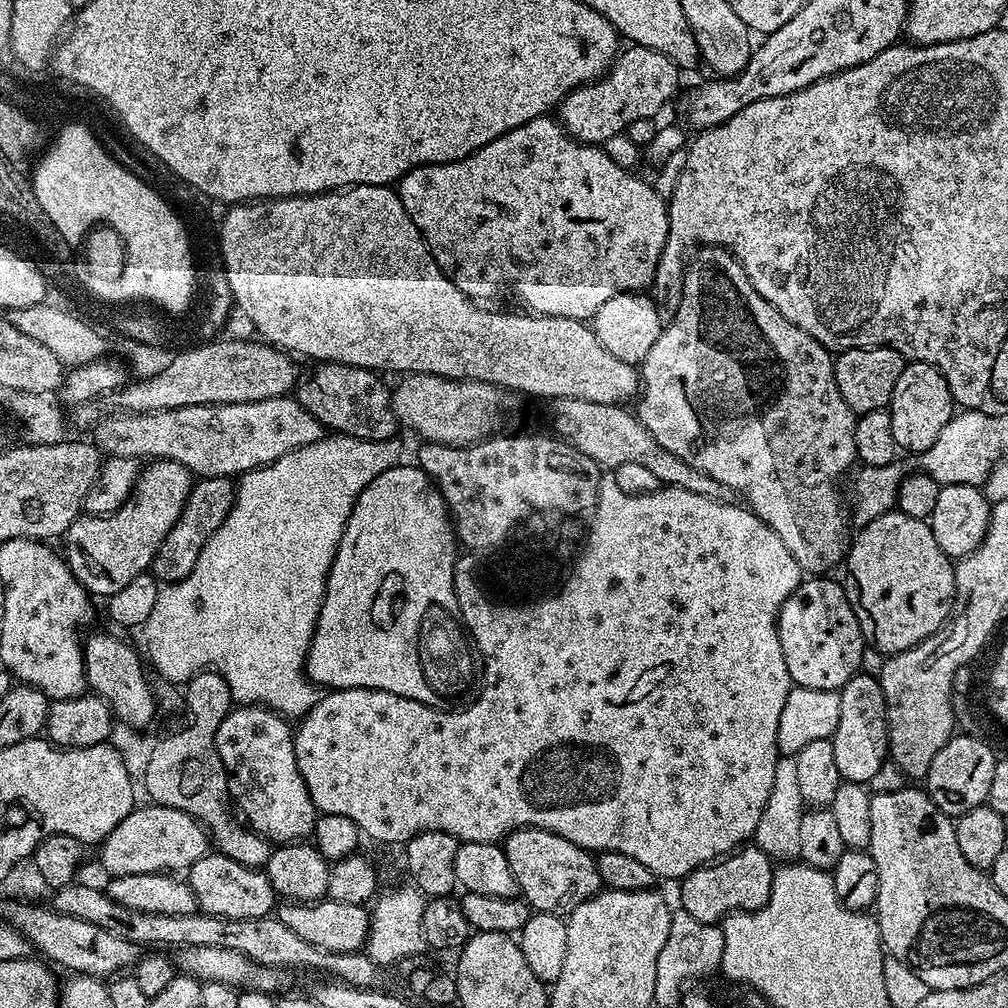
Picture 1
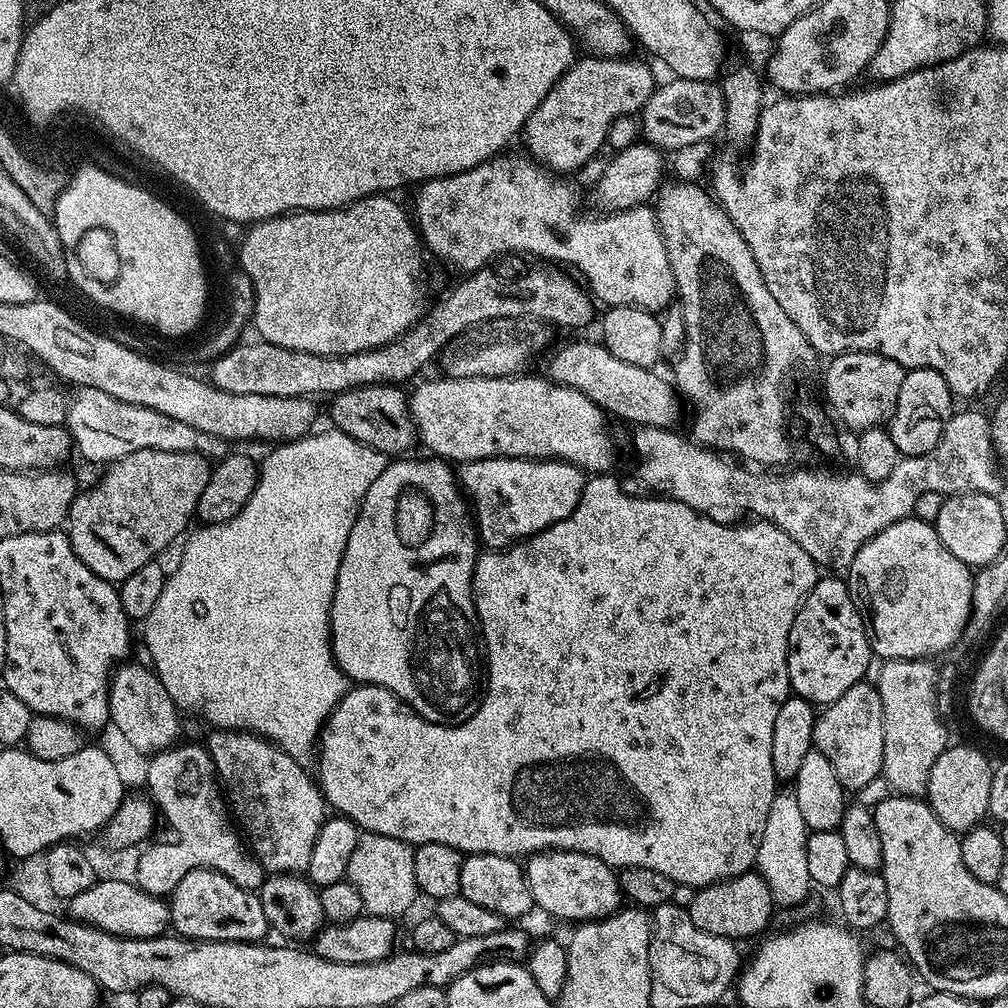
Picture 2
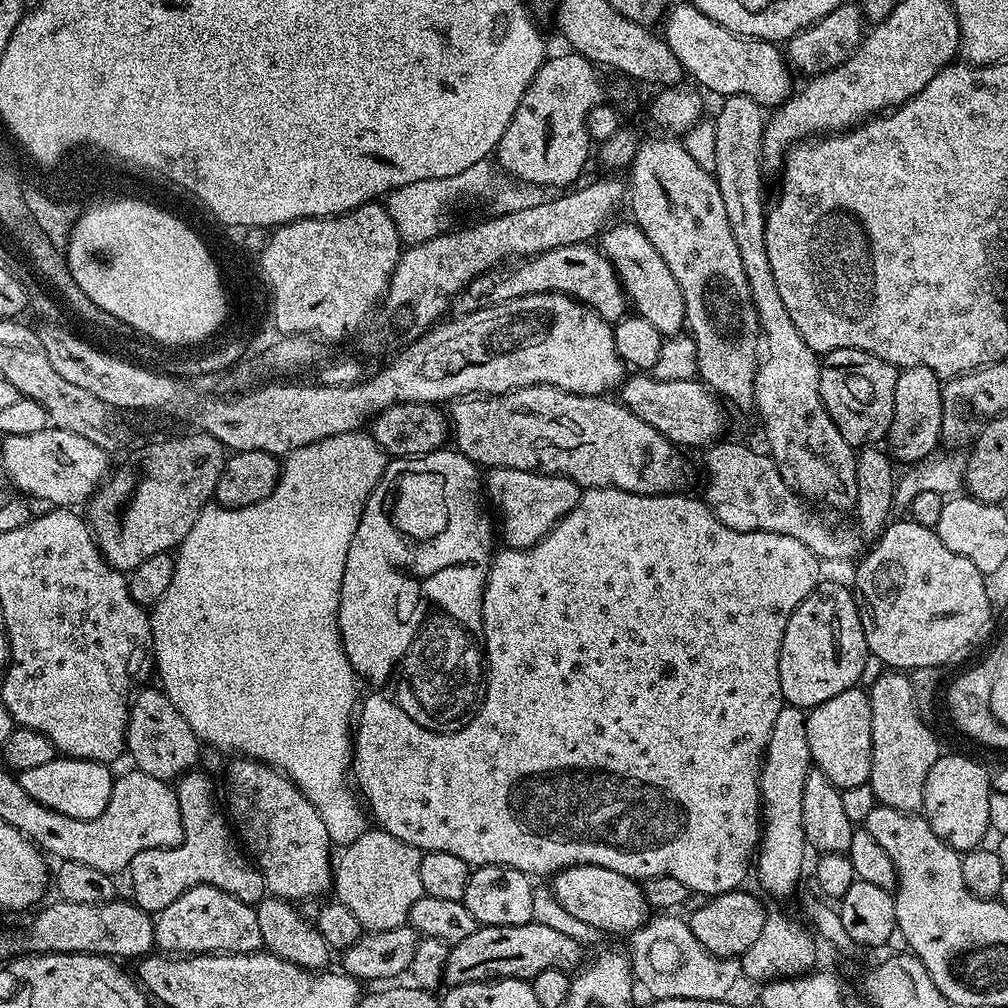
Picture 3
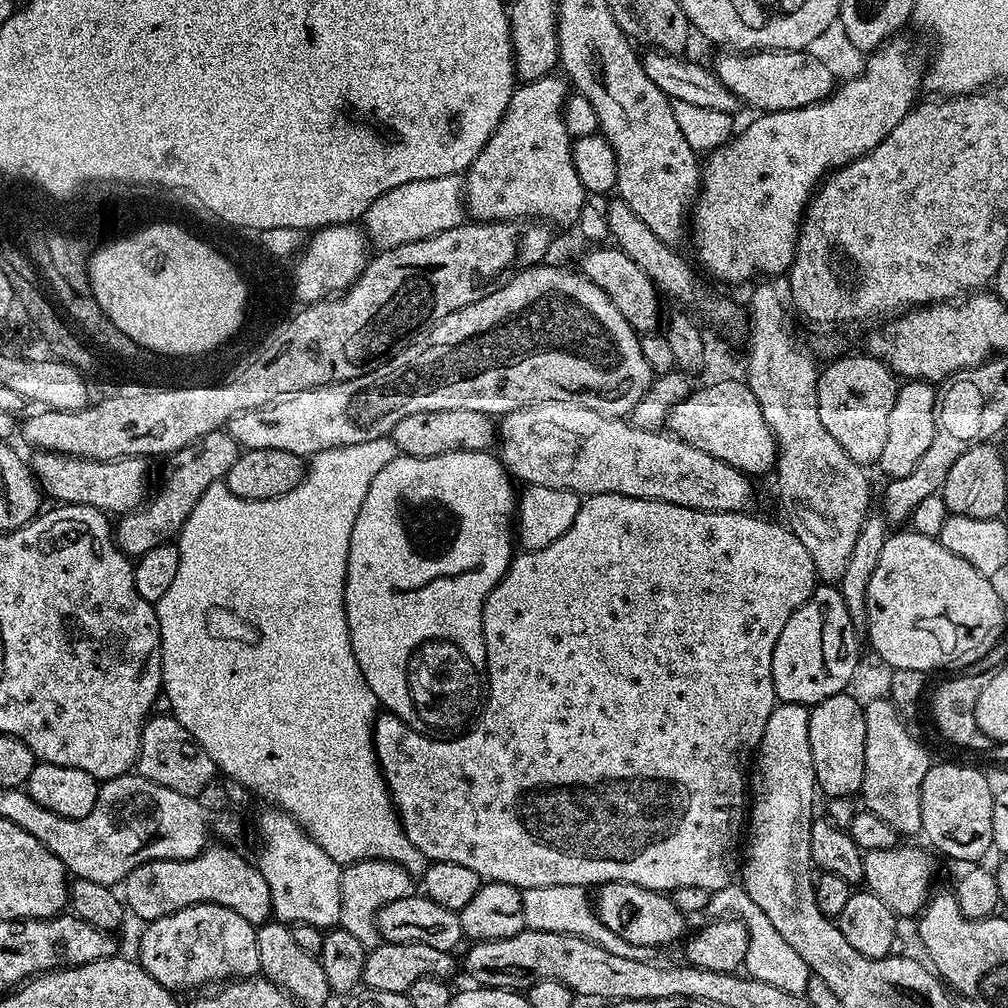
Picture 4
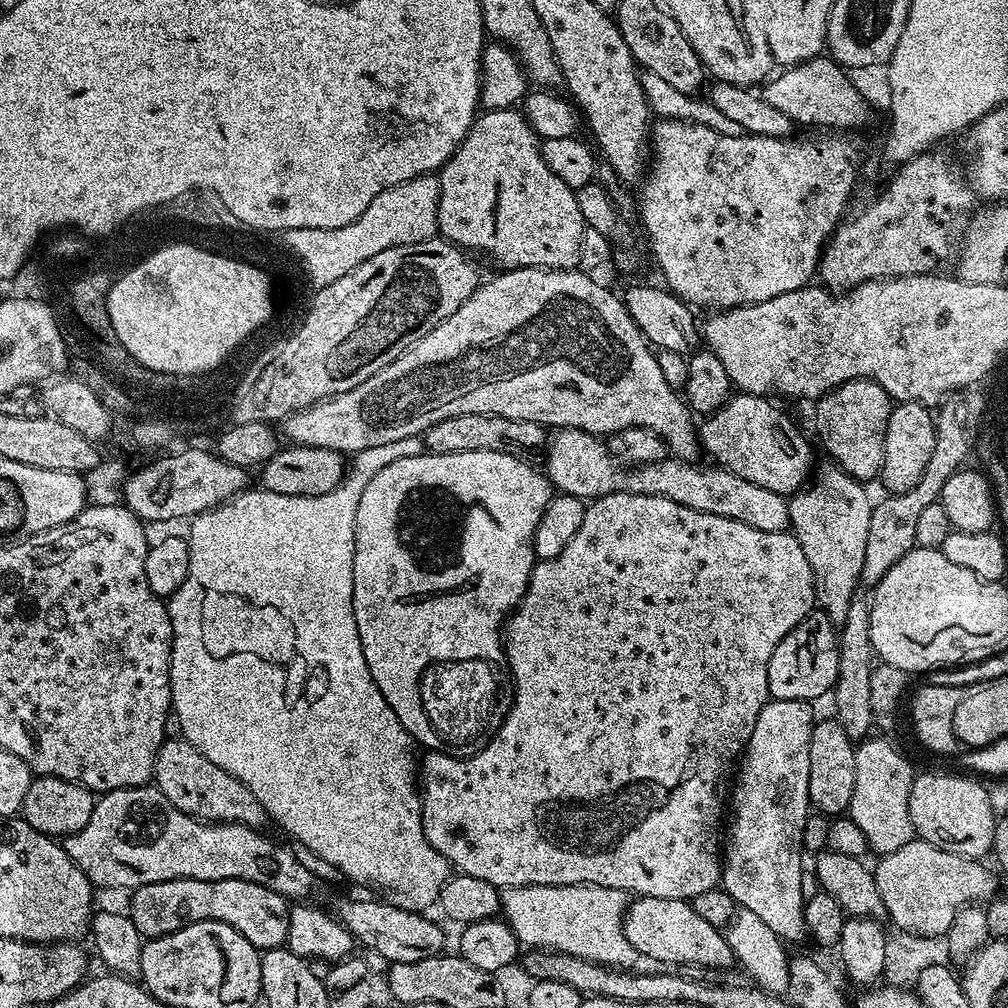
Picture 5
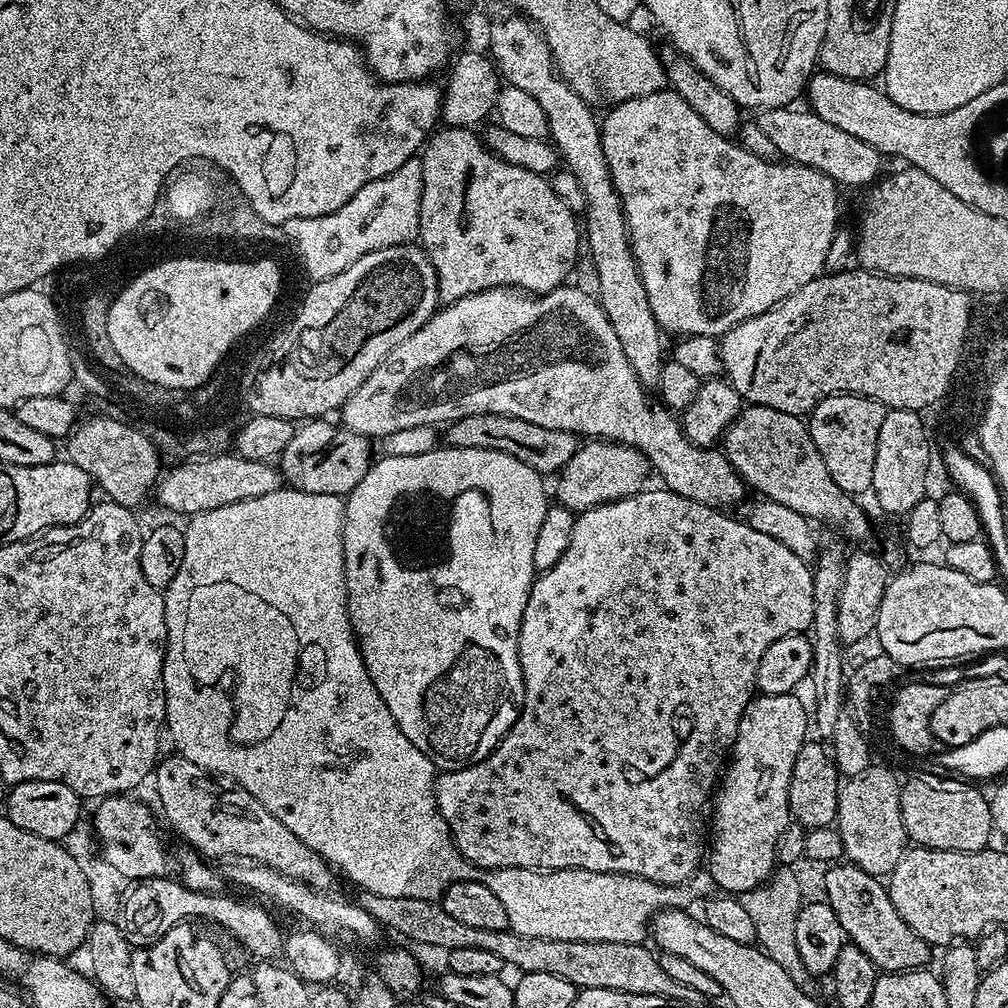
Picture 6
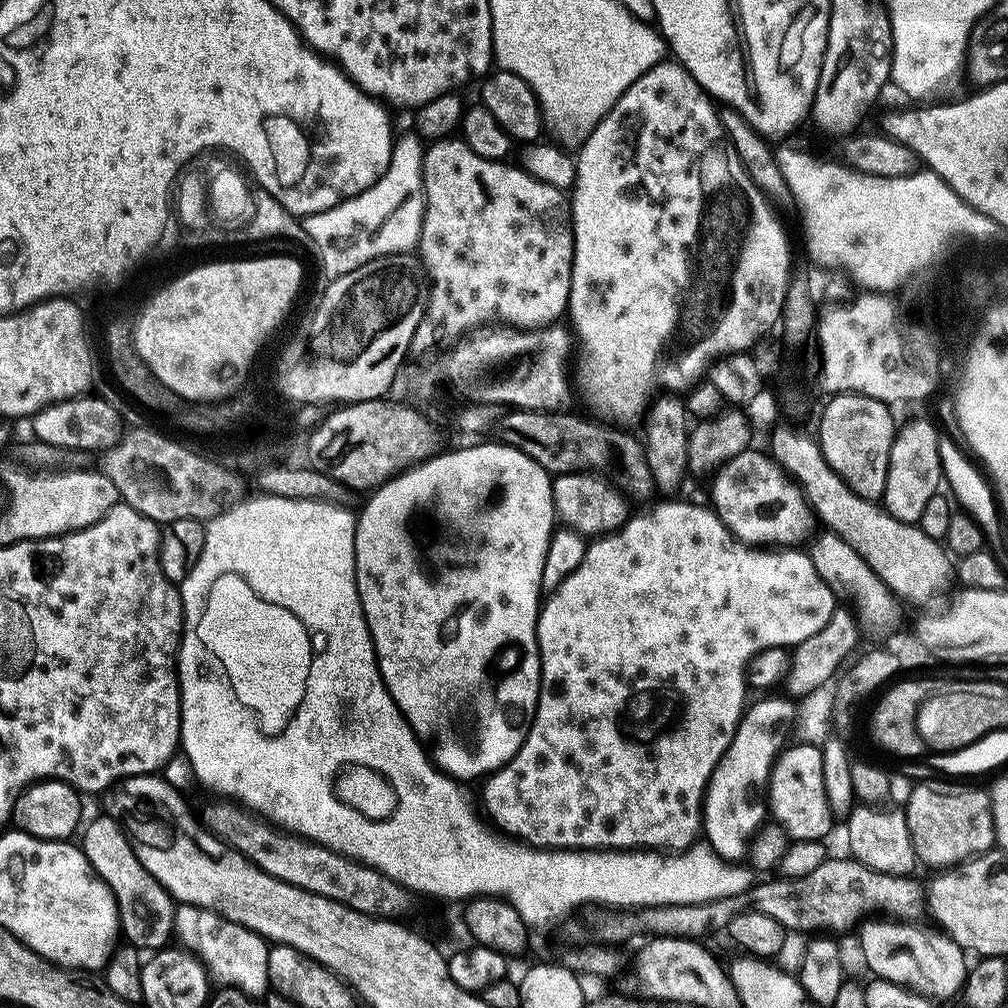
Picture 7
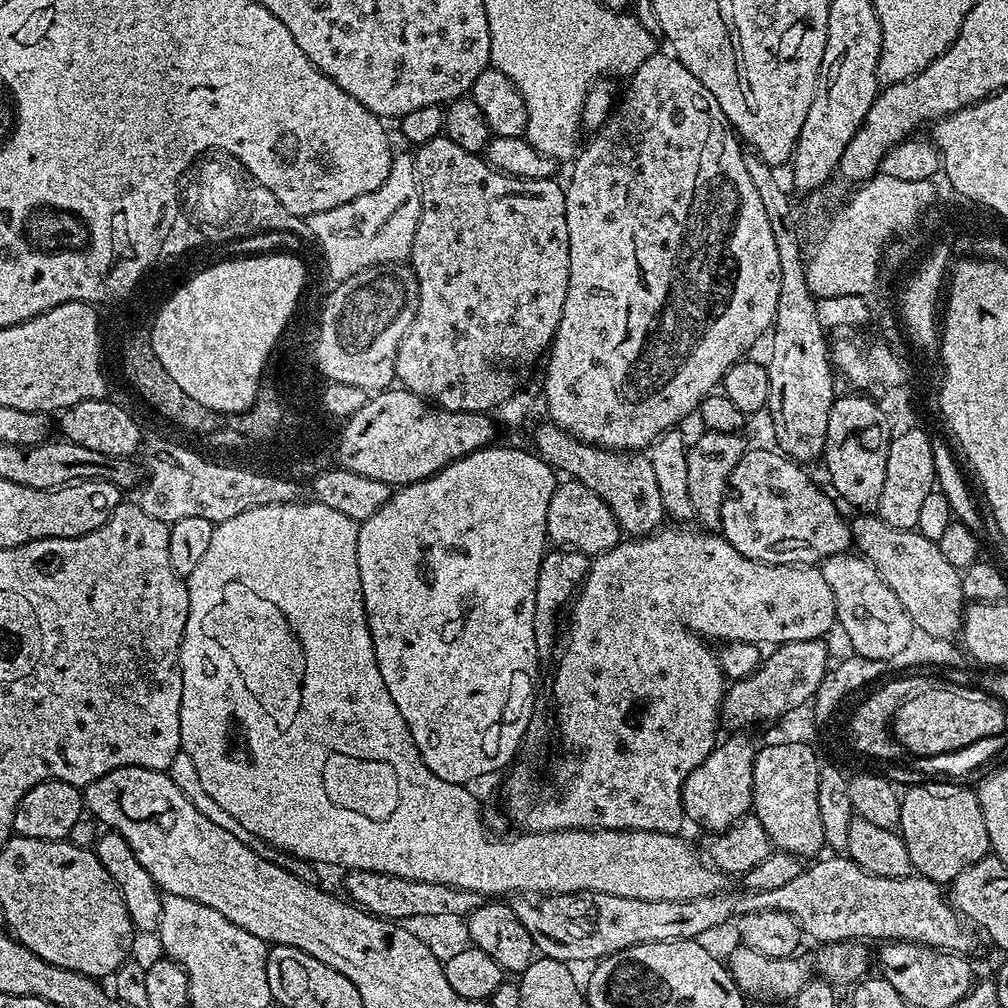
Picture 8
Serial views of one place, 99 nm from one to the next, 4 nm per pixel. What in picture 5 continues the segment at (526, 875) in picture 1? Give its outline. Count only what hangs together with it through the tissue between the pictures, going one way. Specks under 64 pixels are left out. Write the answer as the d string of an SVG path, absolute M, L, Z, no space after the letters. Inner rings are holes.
M636 896L629 903L624 913L624 933L628 939L629 949L633 953L641 952L652 960L657 960L660 966L680 966L676 964L701 964L704 968L728 968L733 966L734 957L731 946L728 945L725 933L719 928L710 926L706 918L694 914L691 903L687 900L674 898L654 898L653 896Z

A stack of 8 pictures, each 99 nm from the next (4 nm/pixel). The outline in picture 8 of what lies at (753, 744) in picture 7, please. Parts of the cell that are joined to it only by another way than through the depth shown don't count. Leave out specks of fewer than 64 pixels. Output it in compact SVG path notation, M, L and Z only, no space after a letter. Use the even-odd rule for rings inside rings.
M732 734L729 740L721 739L712 752L689 774L680 797L684 803L684 815L689 821L701 824L713 834L725 833L741 818L753 811L752 763L757 749L747 740L747 735Z

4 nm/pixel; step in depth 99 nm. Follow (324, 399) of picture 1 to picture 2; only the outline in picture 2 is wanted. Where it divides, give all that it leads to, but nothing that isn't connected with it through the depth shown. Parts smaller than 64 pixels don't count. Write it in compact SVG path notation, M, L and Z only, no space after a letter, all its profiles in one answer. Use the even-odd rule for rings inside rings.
M371 384L366 387L356 387L354 390L339 392L331 399L330 414L333 424L339 431L347 434L348 437L378 450L380 453L390 458L400 458L412 447L417 447L418 433L416 423L412 421L412 409L410 407L410 396L407 391L403 392L403 387L393 384Z

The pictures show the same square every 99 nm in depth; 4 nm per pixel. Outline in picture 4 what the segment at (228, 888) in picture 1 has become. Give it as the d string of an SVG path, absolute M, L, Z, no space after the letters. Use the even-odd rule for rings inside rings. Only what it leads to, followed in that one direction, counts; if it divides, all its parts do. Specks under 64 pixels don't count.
M200 903L183 907L174 914L149 921L143 928L137 961L156 982L173 992L235 978L247 979L260 972L257 927L224 906Z

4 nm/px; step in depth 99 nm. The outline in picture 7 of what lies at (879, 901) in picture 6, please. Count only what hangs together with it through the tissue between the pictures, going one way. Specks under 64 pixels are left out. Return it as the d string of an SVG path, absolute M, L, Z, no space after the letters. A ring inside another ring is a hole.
M896 918L865 919L860 928L860 952L873 977L900 984L933 1002L948 1000L959 993L968 979L969 961L963 948L942 934L931 936L912 924Z

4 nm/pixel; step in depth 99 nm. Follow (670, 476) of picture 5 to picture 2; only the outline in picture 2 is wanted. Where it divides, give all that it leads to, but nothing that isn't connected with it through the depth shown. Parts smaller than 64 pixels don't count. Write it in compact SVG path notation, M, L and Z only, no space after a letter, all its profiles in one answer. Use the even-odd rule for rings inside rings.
M517 374L515 376L449 376L441 375L441 380L424 380L416 389L410 392L410 407L412 409L412 421L416 423L418 440L421 445L429 448L433 457L445 462L467 462L469 460L481 460L482 458L494 458L495 456L509 456L510 458L522 458L523 460L565 460L567 464L576 464L588 474L608 474L613 471L616 464L616 444L608 433L609 421L606 414L586 394L582 394L577 388L571 388L565 384L555 384L553 380L540 376L528 376L529 374Z

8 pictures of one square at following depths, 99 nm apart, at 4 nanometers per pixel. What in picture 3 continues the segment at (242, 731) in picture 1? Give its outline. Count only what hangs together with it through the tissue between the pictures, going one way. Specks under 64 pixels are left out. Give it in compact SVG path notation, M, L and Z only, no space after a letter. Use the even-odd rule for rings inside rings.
M237 757L226 770L226 808L241 845L263 875L265 889L277 899L301 902L332 884L332 843L321 815L291 779L258 760Z

